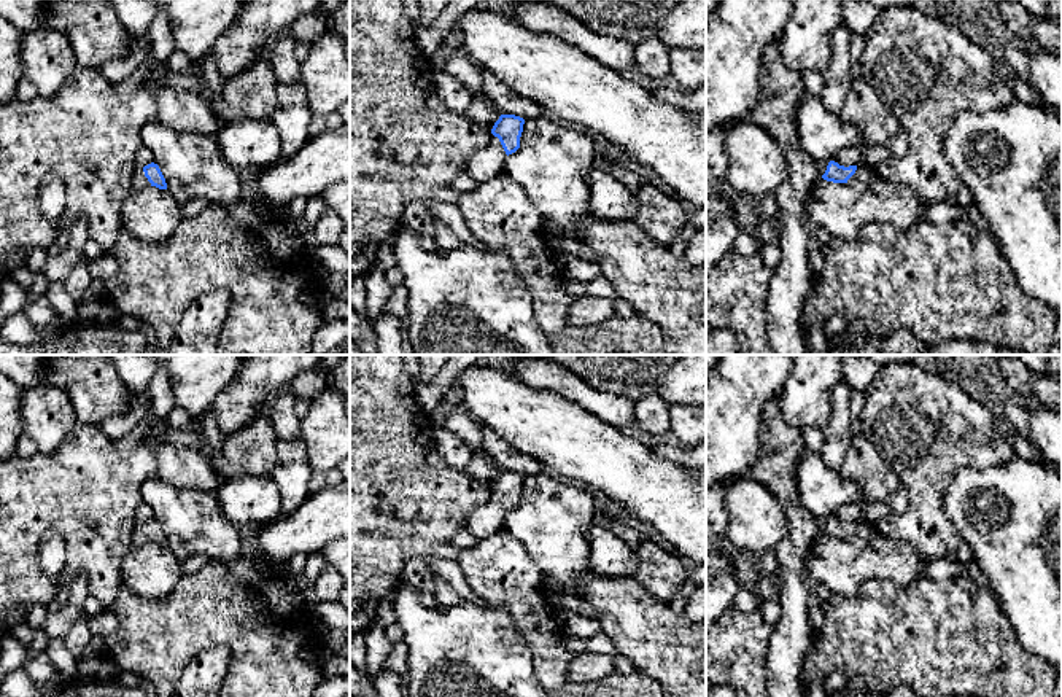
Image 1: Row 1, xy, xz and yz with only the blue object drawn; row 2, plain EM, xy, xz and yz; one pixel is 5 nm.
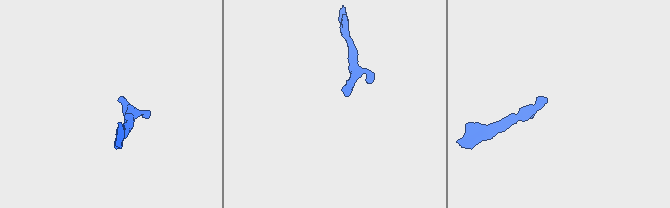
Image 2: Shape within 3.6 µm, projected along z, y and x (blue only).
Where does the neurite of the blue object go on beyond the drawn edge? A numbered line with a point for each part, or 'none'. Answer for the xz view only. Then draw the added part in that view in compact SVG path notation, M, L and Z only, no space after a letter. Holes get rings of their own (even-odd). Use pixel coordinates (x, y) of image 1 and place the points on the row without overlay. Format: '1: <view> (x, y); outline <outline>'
1: xz (485, 521); outline M491 493L488 501L477 508L466 520L464 530L479 541L504 528L507 511L498 493Z

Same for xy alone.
1: xy (139, 538); outline M135 525L132 533L130 533L130 549L141 547L148 543L151 543L151 539L145 533L143 525Z

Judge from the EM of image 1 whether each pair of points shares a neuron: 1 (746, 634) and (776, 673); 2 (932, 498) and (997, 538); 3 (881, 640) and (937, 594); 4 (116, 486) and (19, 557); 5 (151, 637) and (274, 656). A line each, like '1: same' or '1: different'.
1: different
2: different
3: same
4: same
5: same

